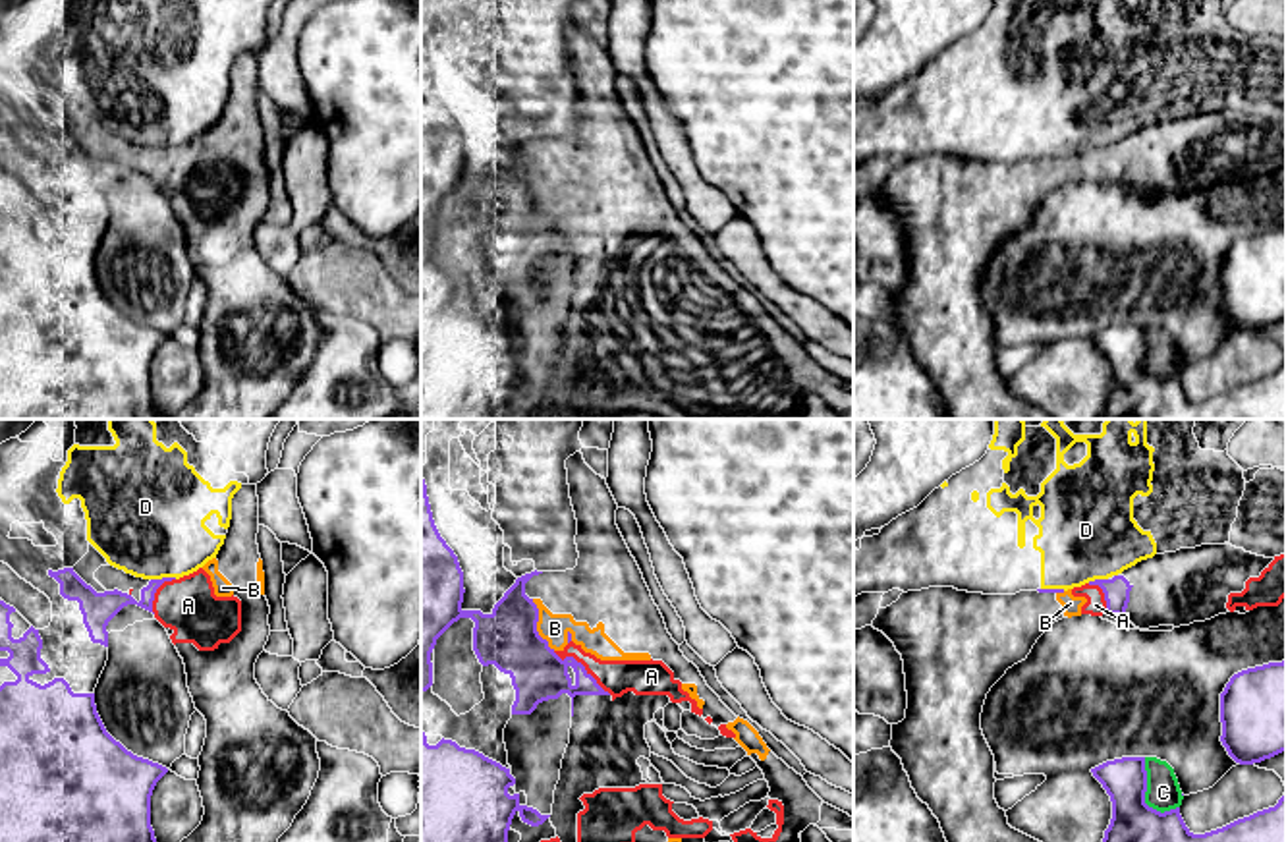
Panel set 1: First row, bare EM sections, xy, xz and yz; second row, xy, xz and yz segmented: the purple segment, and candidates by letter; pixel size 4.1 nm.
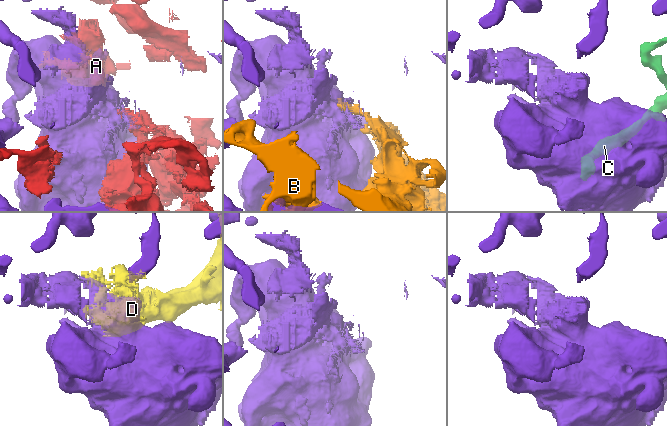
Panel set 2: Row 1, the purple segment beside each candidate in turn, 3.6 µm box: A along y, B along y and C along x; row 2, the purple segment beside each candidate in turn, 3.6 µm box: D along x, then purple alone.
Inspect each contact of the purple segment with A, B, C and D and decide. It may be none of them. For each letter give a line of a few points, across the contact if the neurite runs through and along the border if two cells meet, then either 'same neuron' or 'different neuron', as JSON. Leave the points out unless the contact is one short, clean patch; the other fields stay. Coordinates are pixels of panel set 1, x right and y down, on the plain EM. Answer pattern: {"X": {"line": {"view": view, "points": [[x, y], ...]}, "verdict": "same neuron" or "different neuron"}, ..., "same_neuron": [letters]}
{"A": {"verdict": "different neuron"}, "B": {"verdict": "different neuron"}, "C": {"line": {"view": "yz", "points": [[1144, 325], [1146, 369], [1161, 379], [1178, 375]]}, "verdict": "different neuron"}, "D": {"verdict": "different neuron"}, "same_neuron": []}

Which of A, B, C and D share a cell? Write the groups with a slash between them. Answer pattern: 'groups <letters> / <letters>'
groups A B / C / D

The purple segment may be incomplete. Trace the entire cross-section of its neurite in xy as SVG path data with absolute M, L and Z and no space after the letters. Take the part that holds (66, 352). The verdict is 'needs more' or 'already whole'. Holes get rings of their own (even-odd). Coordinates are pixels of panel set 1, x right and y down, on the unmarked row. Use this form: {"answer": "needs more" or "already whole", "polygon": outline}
{"answer": "already whole", "polygon": "M0 168L0 218L10 220L8 226L0 226L0 234L8 234L17 243L15 249L4 249L0 253L0 419L164 419L156 411L151 394L151 363L168 336L133 323L106 299L97 280L95 261L73 261L64 245L54 245L44 253L33 249L33 241L50 239L48 232L41 226L42 207L33 193L19 207L14 207L14 191L10 189L12 180L15 180L15 176Z"}

